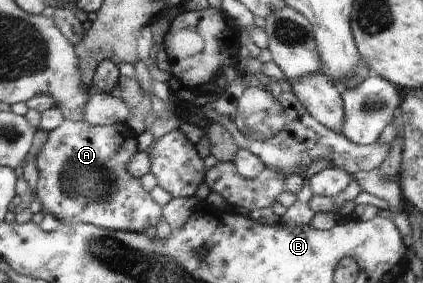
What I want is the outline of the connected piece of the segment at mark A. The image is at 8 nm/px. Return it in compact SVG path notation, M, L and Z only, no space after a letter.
M63 119L61 126L54 128L48 133L48 138L45 143L43 143L40 151L36 156L37 160L37 170L38 170L38 182L36 188L36 198L40 200L43 206L43 214L51 214L58 218L60 221L68 222L69 224L90 224L97 226L97 228L104 228L106 230L119 230L127 232L143 232L147 230L150 226L157 226L161 222L161 208L151 200L151 196L147 194L146 189L143 188L141 180L137 177L133 177L129 170L129 162L137 154L137 138L135 138L135 132L125 126L125 123L117 123L112 125L93 125L86 121L75 122L67 119Z

